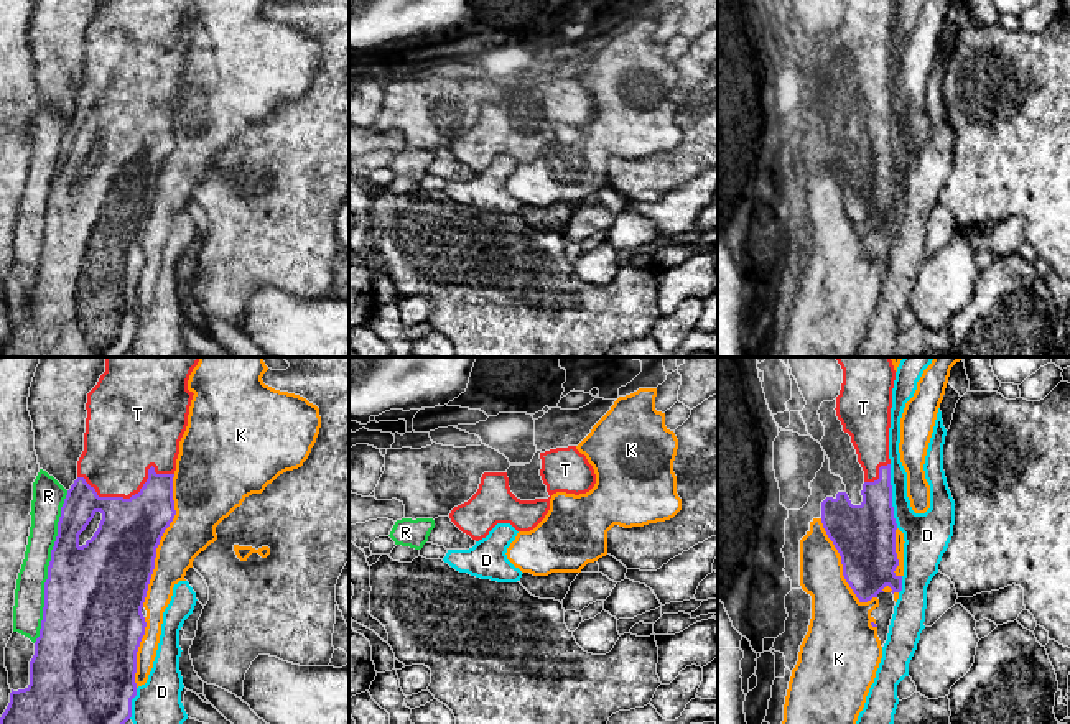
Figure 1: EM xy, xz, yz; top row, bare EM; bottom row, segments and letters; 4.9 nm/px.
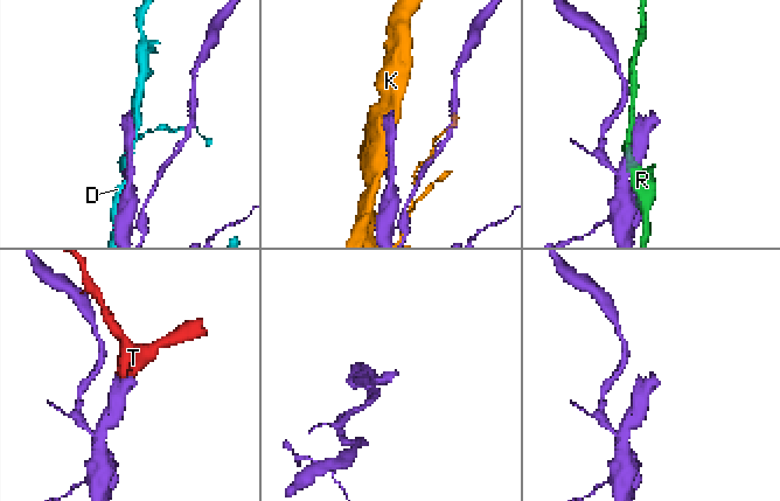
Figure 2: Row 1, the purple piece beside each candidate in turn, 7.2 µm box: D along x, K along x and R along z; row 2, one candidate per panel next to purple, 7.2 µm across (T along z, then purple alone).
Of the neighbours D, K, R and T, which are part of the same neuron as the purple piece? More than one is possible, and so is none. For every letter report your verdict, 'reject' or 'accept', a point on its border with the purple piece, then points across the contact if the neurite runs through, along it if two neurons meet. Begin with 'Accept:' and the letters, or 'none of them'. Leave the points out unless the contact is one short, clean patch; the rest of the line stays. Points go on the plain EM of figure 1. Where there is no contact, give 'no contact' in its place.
Accept: T
D: reject; contact yz (891, 127)
K: reject; contact xy (160, 170)
R: reject; contact xy (48, 198)
T: accept; contact xy (132, 127)

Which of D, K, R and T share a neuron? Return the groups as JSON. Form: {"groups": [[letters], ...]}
{"groups": [["D"], ["K"], ["R"], ["T"]]}

